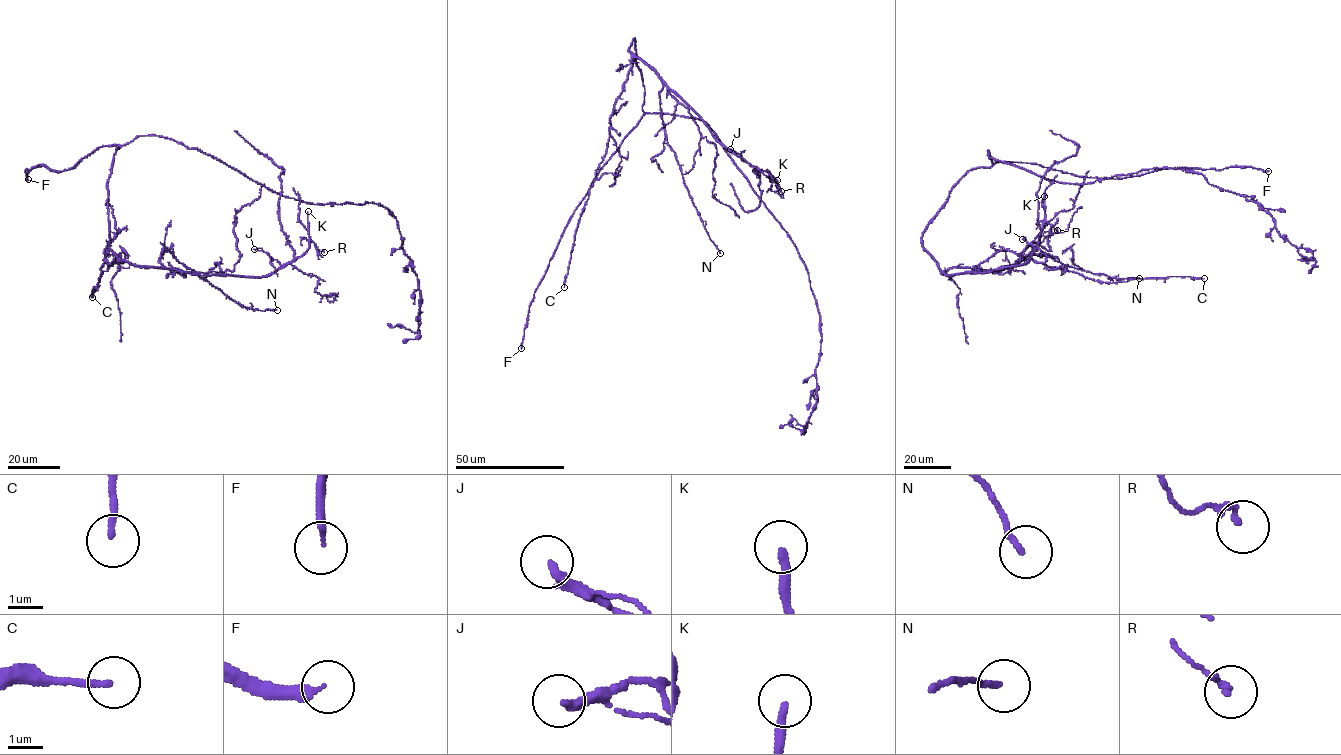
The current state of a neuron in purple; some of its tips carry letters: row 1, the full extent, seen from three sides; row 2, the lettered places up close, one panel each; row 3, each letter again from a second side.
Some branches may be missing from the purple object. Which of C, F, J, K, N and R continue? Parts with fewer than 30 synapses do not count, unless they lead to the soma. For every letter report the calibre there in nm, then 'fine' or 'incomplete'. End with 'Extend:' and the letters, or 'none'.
C: calibre 170 nm; fine
F: calibre 200 nm; incomplete
J: calibre 280 nm; fine
K: calibre 240 nm; incomplete
N: calibre 160 nm; fine
R: calibre 160 nm; fine
Extend: F, K

